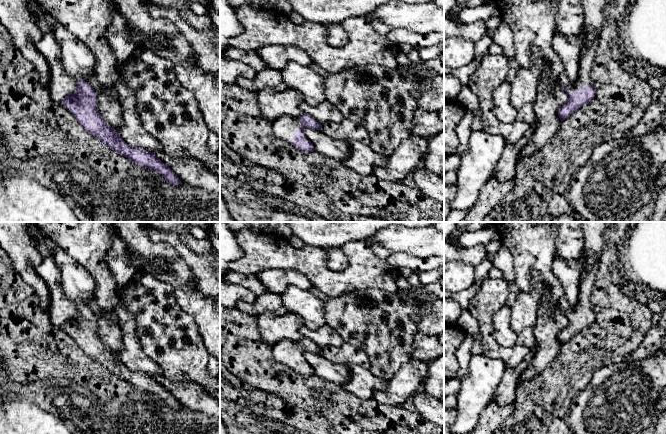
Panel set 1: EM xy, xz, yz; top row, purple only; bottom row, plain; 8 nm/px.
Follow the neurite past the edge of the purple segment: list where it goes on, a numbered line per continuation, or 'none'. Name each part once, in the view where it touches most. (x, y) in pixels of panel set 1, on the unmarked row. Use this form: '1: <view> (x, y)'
1: yz (588, 277)

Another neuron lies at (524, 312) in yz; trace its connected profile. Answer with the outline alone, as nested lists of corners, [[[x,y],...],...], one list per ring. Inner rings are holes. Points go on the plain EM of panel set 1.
[[[532,272],[531,288],[529,291],[520,291],[517,295],[515,303],[510,307],[510,320],[511,328],[518,334],[524,328],[534,328],[538,321],[538,302],[542,295],[544,283],[540,275],[536,272]]]

